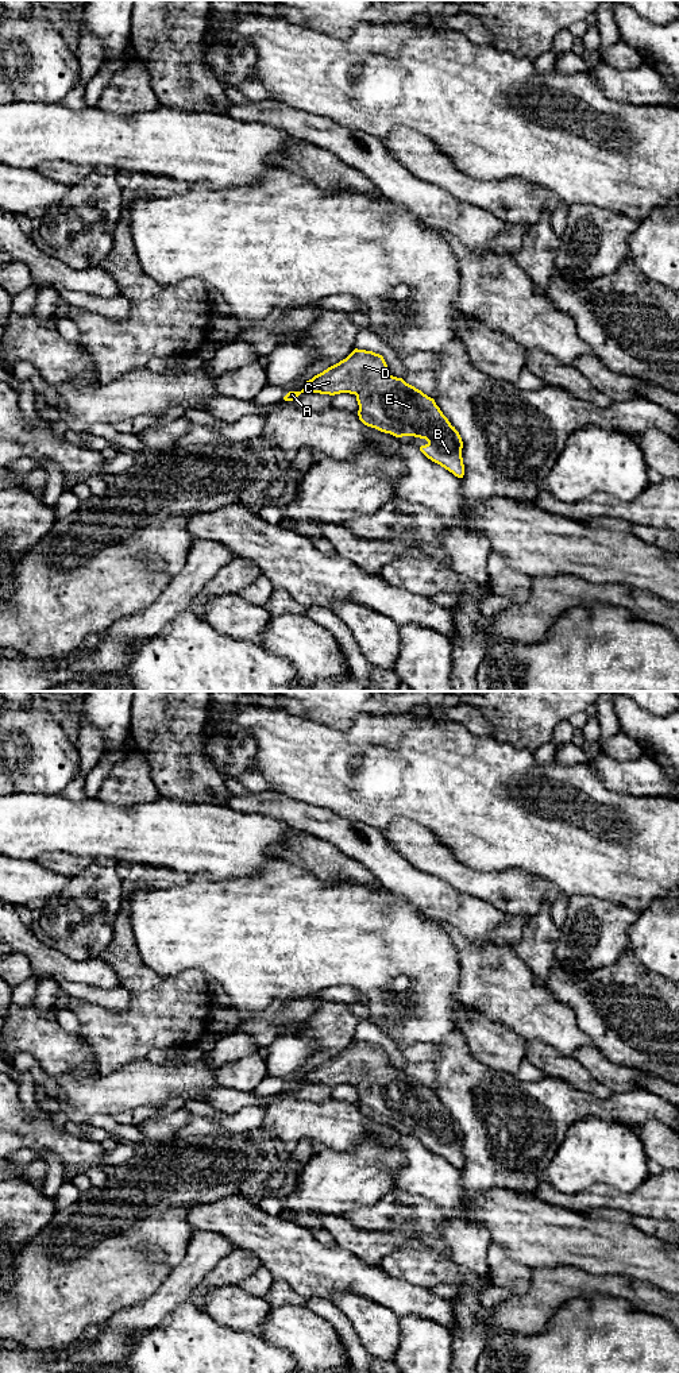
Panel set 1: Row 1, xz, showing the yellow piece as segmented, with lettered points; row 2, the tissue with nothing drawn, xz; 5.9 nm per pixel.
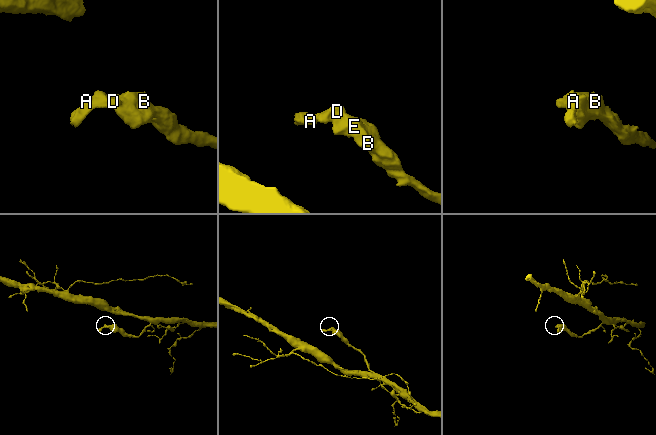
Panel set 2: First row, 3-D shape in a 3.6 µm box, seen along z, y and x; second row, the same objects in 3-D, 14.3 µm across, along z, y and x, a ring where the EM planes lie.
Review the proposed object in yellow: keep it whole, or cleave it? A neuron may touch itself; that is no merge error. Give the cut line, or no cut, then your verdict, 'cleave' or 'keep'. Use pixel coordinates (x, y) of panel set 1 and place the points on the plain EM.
cut none; keep

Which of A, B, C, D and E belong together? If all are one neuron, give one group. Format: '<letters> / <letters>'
A B C D E

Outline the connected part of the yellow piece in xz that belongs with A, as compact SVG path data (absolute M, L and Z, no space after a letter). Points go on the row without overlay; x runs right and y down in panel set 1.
M355 1040L346 1050L306 1072L301 1083L289 1083L283 1091L293 1092L304 1083L329 1087L355 1085L359 1096L358 1107L364 1116L396 1129L414 1127L425 1130L428 1134L421 1137L420 1142L455 1168L463 1169L463 1133L459 1123L451 1116L433 1089L406 1075L402 1069L390 1067L382 1046Z

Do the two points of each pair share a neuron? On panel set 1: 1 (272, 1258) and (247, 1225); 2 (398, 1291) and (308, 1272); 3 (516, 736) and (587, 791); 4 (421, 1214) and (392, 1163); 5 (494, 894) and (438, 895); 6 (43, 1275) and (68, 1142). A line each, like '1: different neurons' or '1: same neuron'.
1: same neuron
2: same neuron
3: different neurons
4: different neurons
5: different neurons
6: different neurons

